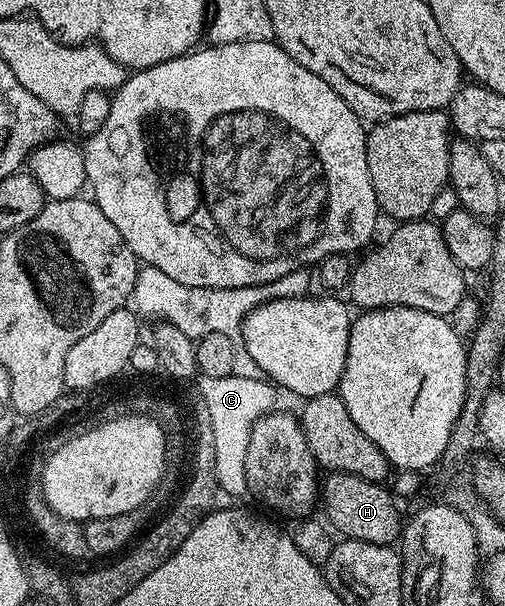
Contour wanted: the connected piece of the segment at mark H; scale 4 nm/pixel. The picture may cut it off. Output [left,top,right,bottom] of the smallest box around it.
[323,472,402,545]

